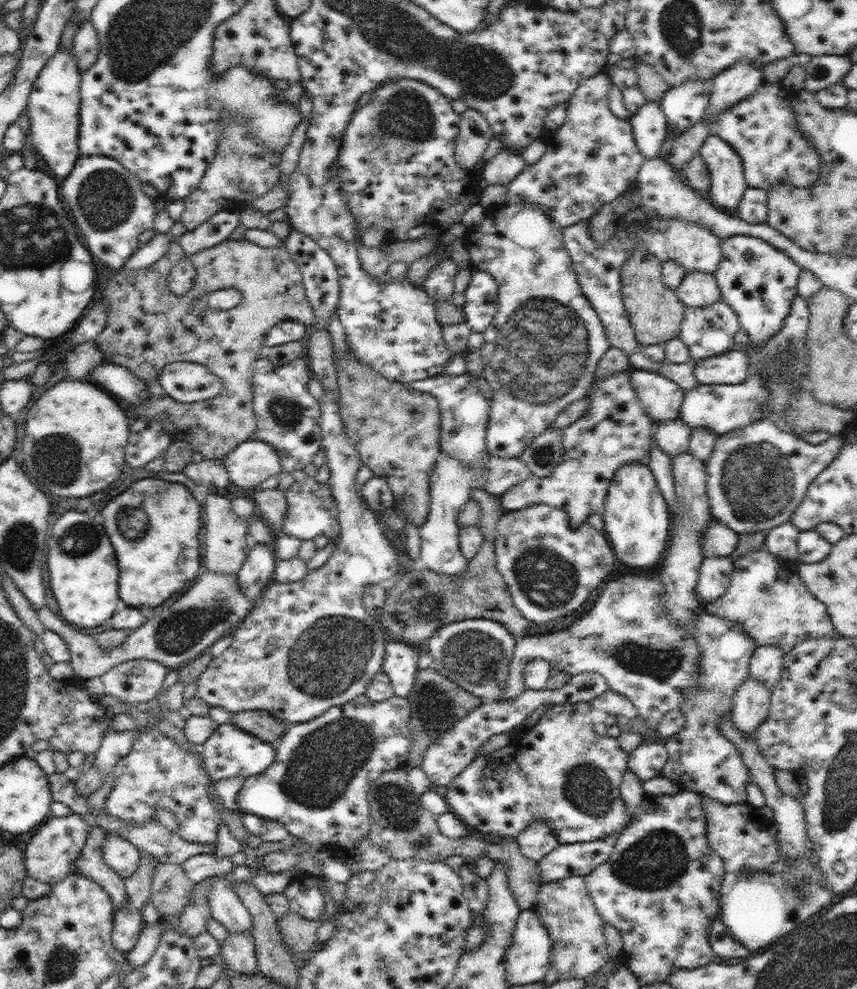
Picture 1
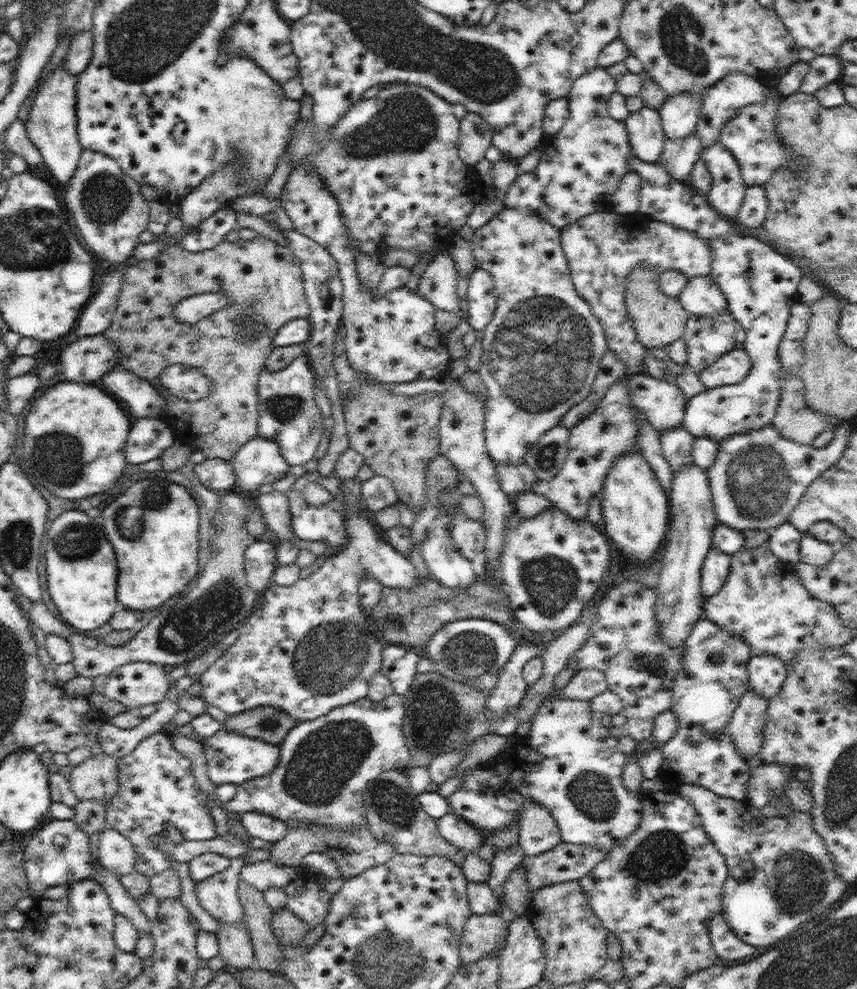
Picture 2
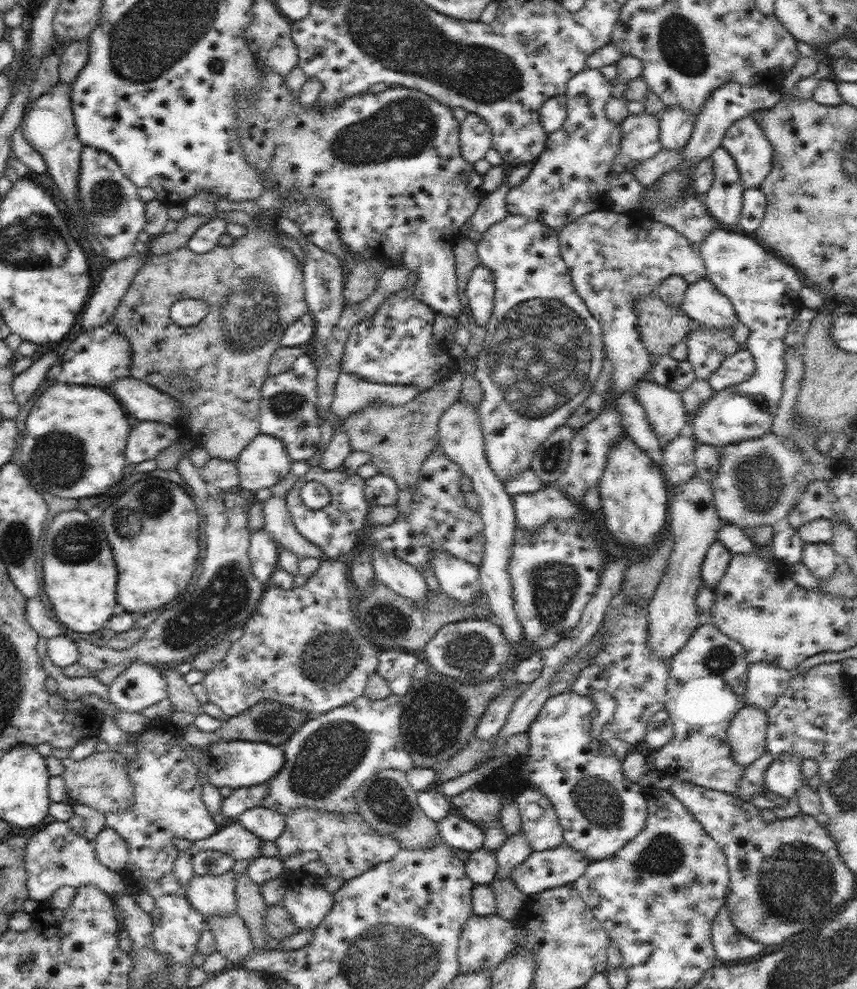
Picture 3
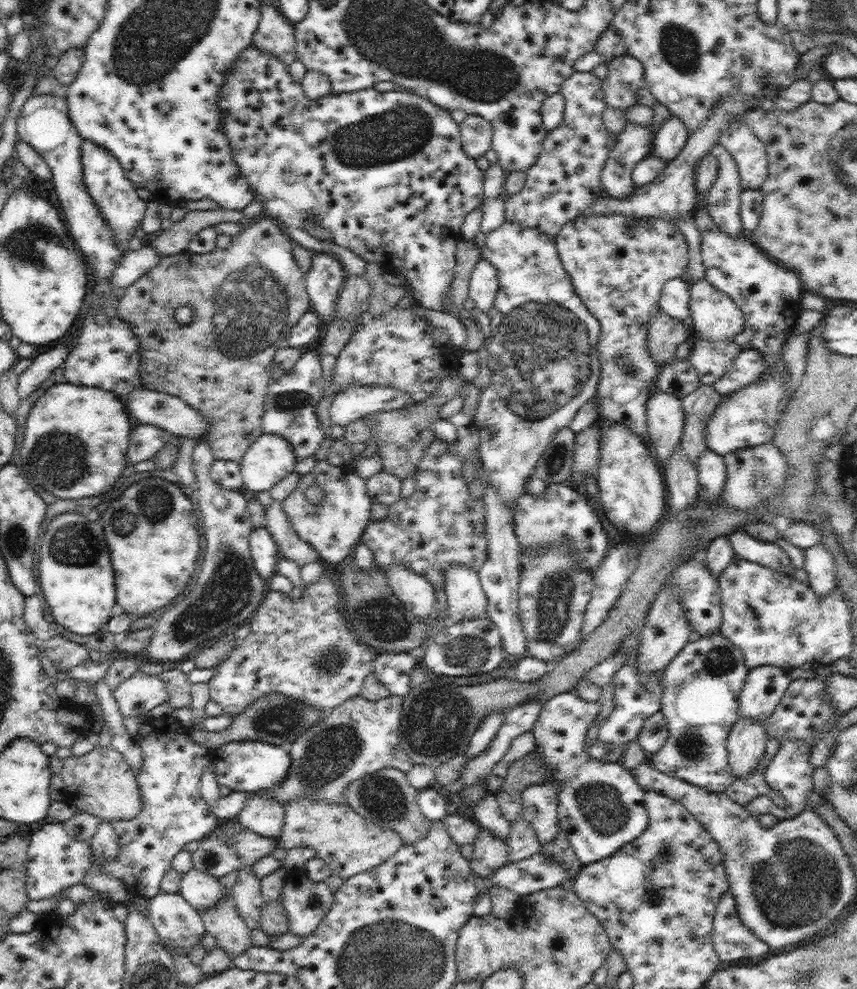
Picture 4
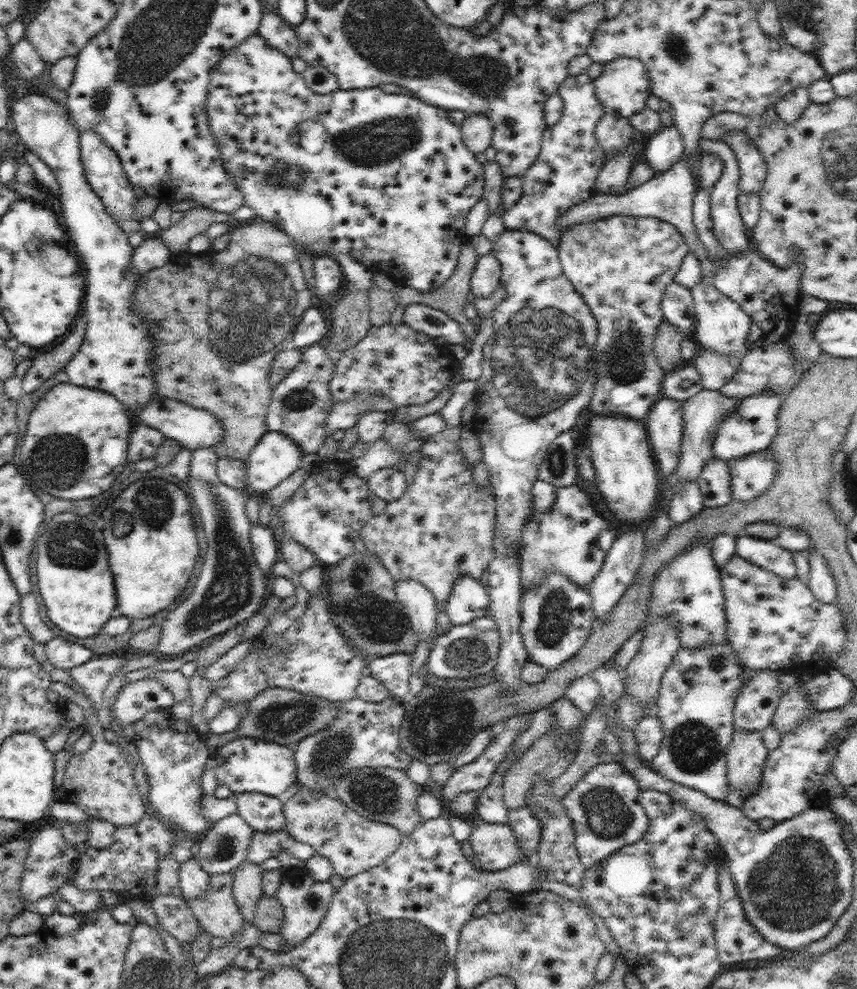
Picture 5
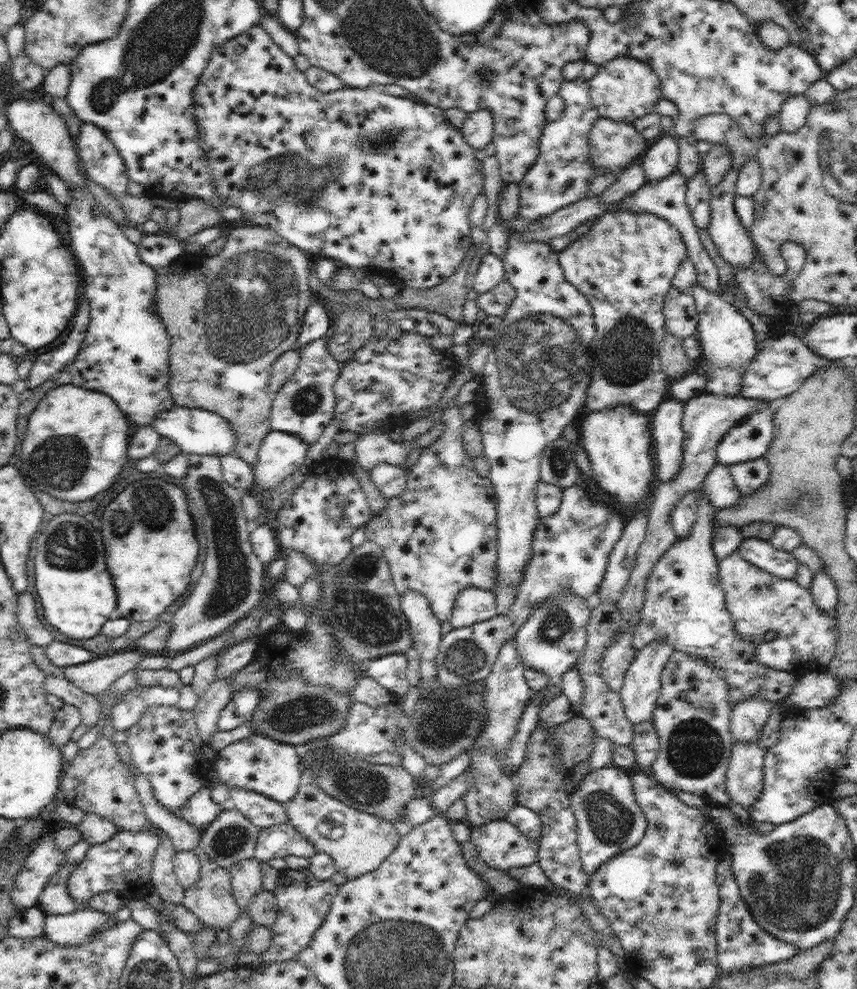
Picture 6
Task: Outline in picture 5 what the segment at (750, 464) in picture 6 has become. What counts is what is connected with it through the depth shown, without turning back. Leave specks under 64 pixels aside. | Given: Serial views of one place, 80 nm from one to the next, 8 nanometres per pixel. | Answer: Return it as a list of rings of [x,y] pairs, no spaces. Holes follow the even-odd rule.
[[[768,448],[728,460],[727,465],[736,501],[752,501],[763,495],[778,474],[778,463]]]

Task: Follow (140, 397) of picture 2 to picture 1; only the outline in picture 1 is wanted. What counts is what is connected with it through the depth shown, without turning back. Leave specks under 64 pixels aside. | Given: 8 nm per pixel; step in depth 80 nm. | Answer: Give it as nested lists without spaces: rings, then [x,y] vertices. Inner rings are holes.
[[[107,362],[93,368],[90,378],[106,390],[110,390],[112,394],[116,394],[118,398],[126,400],[128,404],[136,406],[148,399],[145,382],[126,367]]]

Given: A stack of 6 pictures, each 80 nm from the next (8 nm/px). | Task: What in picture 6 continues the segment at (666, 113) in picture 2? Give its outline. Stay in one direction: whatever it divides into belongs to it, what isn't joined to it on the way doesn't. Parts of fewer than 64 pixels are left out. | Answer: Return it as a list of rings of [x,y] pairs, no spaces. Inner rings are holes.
[[[671,132],[663,134],[645,150],[642,158],[645,183],[664,180],[677,170],[679,144]]]

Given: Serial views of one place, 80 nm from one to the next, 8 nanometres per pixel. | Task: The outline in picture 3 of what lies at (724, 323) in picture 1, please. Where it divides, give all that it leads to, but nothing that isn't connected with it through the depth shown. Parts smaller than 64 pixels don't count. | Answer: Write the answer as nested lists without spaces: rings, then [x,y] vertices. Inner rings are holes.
[[[694,323],[685,341],[688,362],[693,366],[697,378],[702,380],[708,380],[720,368],[722,361],[740,348],[734,340],[733,327],[710,331],[708,327]]]

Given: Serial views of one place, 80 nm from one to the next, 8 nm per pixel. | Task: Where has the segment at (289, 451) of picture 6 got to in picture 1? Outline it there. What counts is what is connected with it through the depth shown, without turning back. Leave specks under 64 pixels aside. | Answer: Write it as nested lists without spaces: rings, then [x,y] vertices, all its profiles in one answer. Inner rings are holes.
[[[258,438],[241,442],[222,462],[231,483],[251,492],[264,480],[283,472],[276,449]]]

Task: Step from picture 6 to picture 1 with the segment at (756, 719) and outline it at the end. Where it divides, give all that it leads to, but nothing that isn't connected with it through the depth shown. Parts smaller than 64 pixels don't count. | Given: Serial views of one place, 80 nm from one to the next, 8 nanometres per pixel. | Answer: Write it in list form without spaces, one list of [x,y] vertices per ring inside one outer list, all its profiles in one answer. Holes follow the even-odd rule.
[[[758,646],[749,660],[749,674],[772,690],[781,677],[784,657],[779,646]]]

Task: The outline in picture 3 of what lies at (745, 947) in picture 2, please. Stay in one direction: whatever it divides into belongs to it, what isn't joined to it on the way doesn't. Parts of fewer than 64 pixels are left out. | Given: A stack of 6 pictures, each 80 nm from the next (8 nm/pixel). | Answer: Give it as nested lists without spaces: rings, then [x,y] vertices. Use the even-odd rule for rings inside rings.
[[[722,905],[722,910],[714,918],[711,937],[715,953],[722,964],[730,964],[736,960],[744,960],[756,956],[764,950],[761,942],[756,942],[745,937],[731,921],[729,908]]]

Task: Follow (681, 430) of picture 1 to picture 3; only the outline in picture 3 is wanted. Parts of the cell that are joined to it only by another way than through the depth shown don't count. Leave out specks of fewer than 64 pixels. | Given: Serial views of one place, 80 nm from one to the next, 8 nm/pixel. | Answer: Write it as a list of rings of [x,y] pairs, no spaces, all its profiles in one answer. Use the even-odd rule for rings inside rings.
[[[688,432],[680,434],[663,448],[663,474],[669,492],[683,486],[697,474],[694,439]]]

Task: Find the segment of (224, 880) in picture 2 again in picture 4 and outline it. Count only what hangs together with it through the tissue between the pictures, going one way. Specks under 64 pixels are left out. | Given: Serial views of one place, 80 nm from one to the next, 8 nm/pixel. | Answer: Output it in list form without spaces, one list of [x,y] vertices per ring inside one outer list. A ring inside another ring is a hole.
[[[192,865],[181,878],[179,893],[198,911],[212,909],[226,894],[230,893],[220,879],[204,874]]]

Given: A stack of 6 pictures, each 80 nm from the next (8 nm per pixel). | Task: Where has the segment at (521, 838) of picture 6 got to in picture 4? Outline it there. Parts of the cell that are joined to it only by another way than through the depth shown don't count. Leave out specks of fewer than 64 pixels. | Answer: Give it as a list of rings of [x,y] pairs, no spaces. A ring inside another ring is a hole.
[[[480,827],[473,844],[473,857],[469,860],[470,870],[480,878],[492,878],[504,863],[508,863],[508,851],[507,836],[502,838]]]

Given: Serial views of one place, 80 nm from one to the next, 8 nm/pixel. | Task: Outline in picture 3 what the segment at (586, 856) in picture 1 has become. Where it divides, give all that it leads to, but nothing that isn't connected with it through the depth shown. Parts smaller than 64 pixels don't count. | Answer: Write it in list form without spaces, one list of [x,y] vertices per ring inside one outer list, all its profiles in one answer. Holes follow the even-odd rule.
[[[564,843],[553,849],[532,851],[509,876],[520,892],[531,896],[542,890],[573,884],[586,874],[590,864],[583,854]]]

